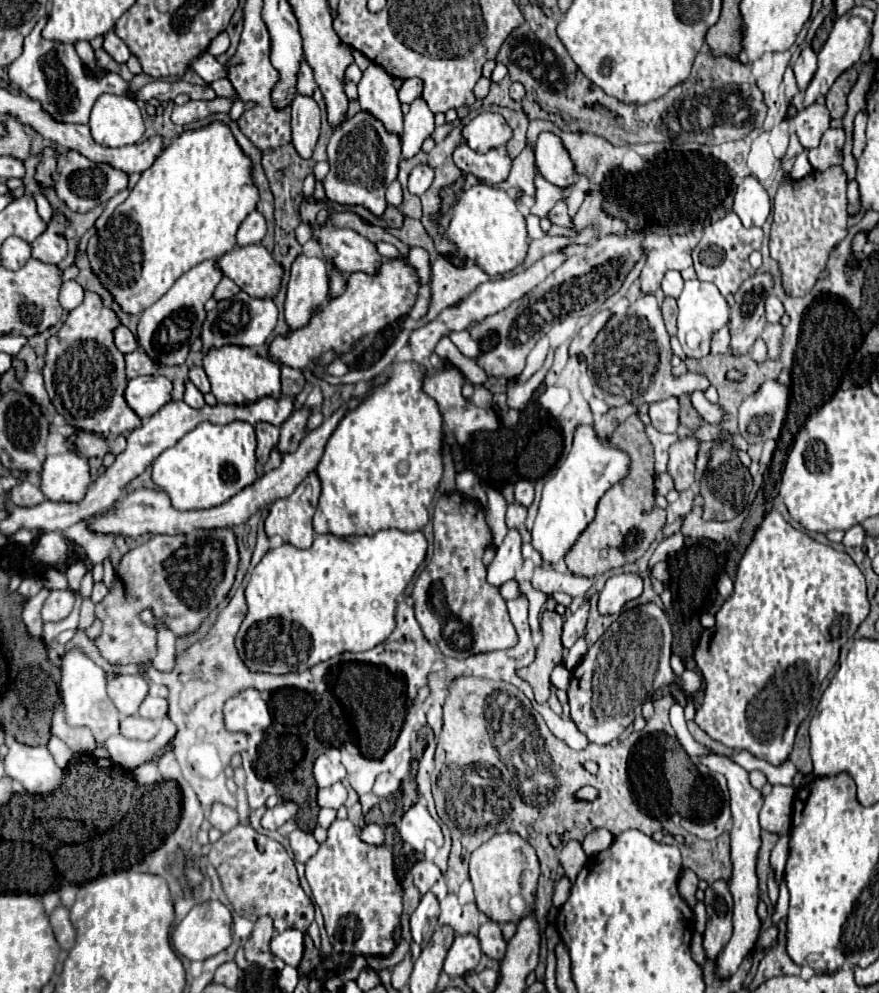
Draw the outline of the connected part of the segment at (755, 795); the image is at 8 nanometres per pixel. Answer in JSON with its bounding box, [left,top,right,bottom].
[702,753,764,977]

